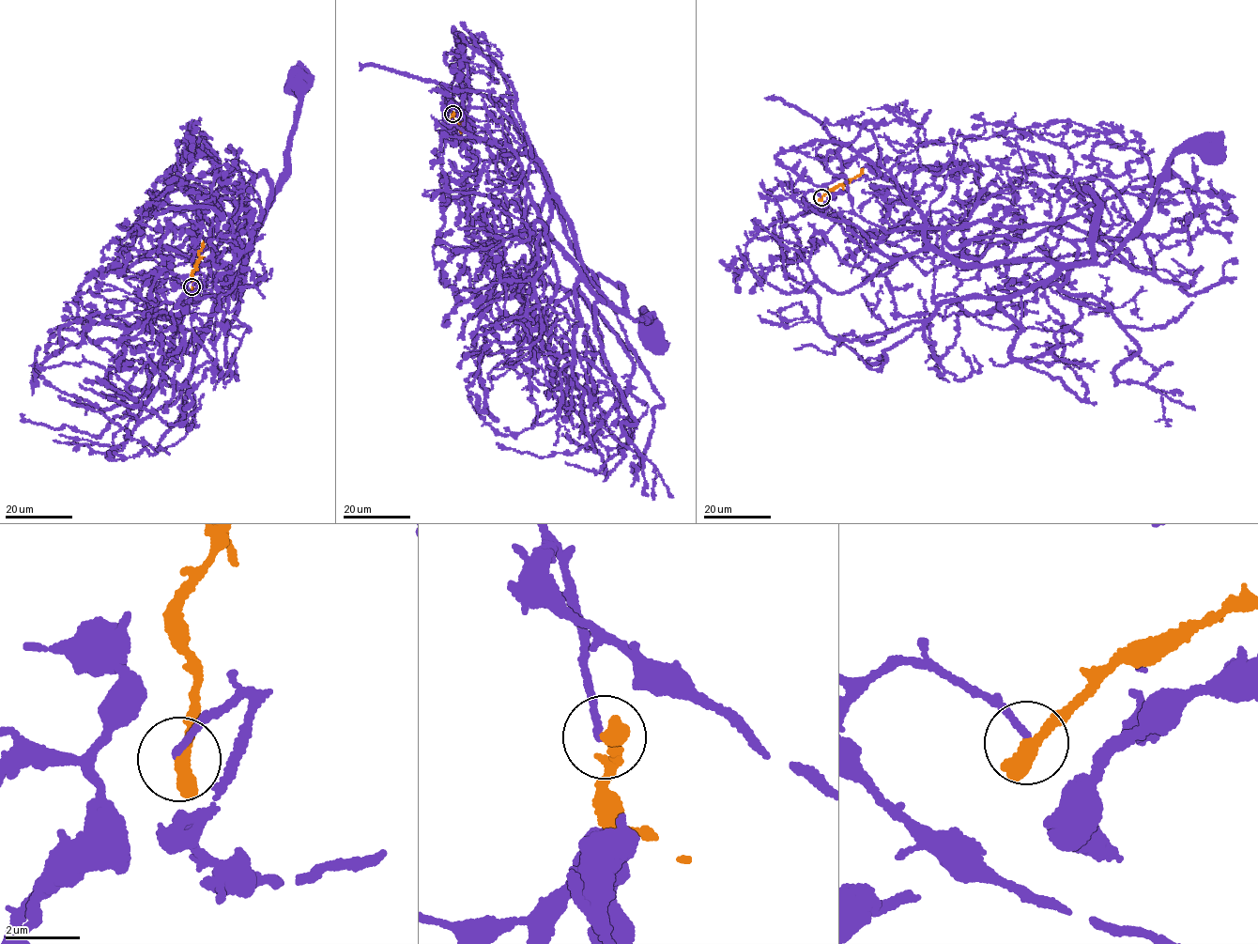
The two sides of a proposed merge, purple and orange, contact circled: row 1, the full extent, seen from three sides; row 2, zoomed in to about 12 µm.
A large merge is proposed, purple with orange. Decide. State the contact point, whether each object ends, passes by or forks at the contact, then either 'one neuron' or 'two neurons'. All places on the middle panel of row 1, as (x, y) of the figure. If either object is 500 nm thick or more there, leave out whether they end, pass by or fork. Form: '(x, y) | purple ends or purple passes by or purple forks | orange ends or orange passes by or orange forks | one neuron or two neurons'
(452, 114) | purple ends | orange ends | two neurons

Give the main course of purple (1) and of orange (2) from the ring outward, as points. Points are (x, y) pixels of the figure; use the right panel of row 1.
1: (821, 197), (804, 197), (894, 258), (935, 249), (964, 264), (1102, 265), (1148, 214), (1168, 159), (1207, 151)
2: (821, 197), (858, 176), (863, 168)

